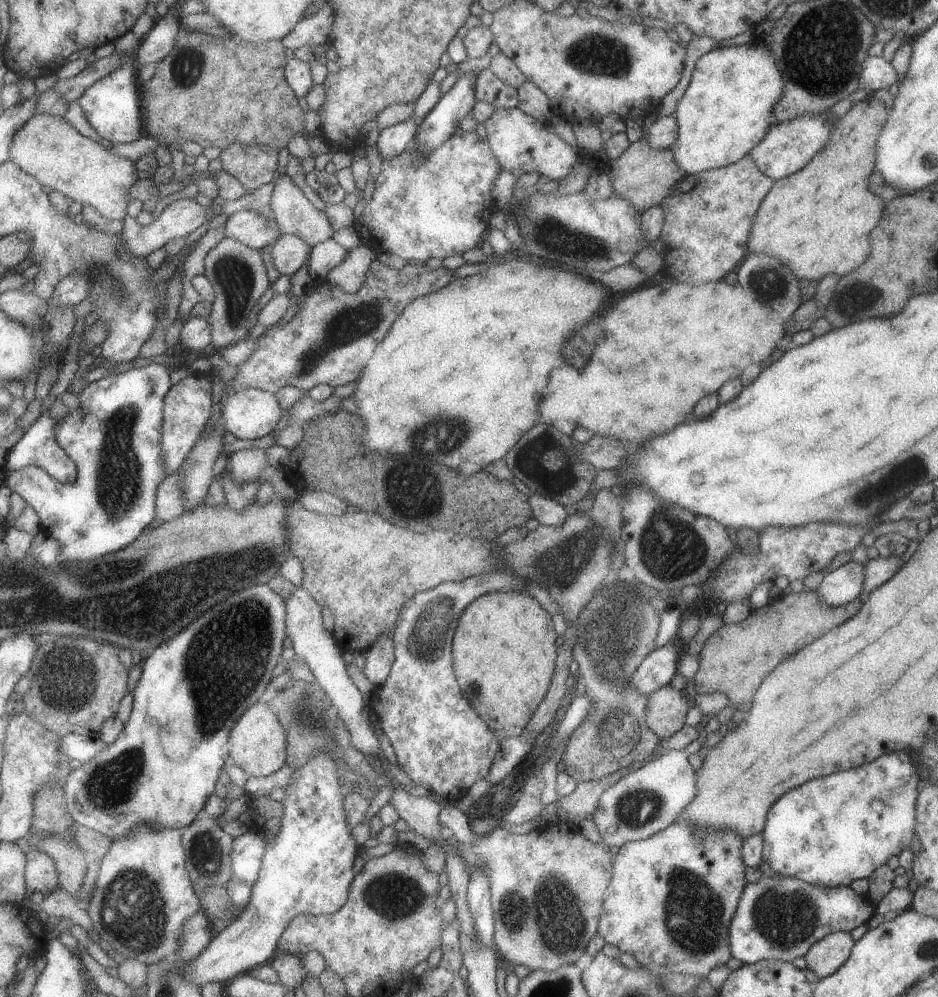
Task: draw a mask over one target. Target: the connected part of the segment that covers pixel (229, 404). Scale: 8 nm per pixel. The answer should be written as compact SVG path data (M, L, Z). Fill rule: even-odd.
M264 389L226 391L223 396L224 424L238 439L256 440L271 435L279 428L284 412L279 396Z

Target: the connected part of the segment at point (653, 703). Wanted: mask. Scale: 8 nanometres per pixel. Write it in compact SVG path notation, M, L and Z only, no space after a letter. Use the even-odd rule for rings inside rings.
M671 684L649 695L647 723L652 732L663 742L676 734L684 725L690 710L688 700Z

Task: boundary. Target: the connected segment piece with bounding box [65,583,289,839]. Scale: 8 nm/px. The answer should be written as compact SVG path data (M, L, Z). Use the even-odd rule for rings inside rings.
M270 583L260 584L246 588L236 594L232 594L228 600L220 602L216 608L212 608L206 616L202 616L200 620L192 622L188 630L184 630L180 636L176 636L172 642L159 646L151 655L146 655L145 666L142 677L134 691L134 709L132 711L131 719L127 722L128 726L124 734L118 738L116 744L110 745L110 750L106 750L92 760L92 762L85 762L83 766L72 772L72 776L68 778L65 784L67 792L68 806L72 816L79 824L84 824L88 828L103 832L109 837L120 838L130 834L132 830L136 830L142 824L150 824L154 828L174 827L186 828L194 824L198 818L198 814L207 807L209 800L215 795L216 786L224 774L224 770L231 763L232 759L232 733L240 719L254 706L259 703L262 696L266 694L268 686L274 676L276 676L284 665L284 642L288 638L288 602L282 593L276 592Z

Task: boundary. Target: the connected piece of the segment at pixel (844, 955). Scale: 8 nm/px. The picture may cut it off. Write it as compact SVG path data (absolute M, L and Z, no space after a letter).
M849 932L830 933L806 952L806 966L822 980L835 973L848 960L854 943Z

